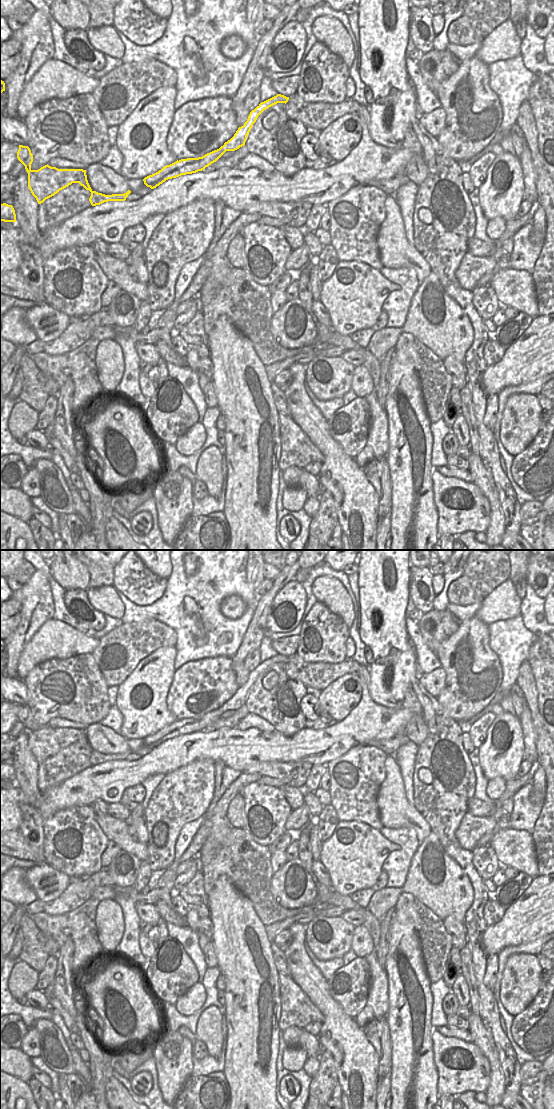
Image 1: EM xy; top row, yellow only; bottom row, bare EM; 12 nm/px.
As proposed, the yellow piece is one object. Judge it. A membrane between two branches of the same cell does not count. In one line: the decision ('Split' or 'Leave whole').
Split

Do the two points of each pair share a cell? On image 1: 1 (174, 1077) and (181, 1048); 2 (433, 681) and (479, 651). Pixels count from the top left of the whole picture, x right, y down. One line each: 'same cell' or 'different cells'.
1: same cell
2: different cells

